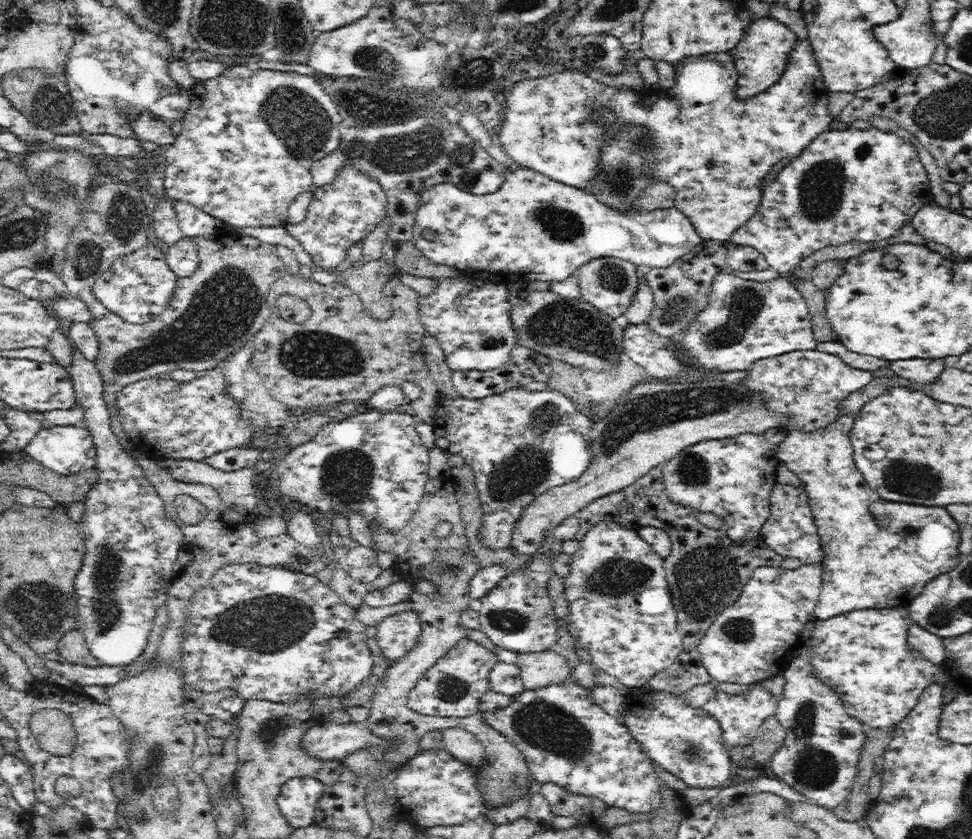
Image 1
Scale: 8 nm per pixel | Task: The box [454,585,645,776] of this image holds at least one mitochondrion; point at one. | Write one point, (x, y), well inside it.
(545, 726)

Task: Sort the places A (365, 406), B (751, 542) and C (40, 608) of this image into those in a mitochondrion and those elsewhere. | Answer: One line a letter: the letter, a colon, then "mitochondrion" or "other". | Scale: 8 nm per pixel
A: other
B: other
C: mitochondrion

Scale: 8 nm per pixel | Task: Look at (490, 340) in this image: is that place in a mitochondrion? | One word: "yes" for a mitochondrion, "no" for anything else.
yes

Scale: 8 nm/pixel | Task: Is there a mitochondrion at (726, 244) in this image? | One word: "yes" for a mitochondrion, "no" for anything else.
no

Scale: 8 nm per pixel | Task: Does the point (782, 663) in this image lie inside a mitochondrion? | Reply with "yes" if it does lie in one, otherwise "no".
no

